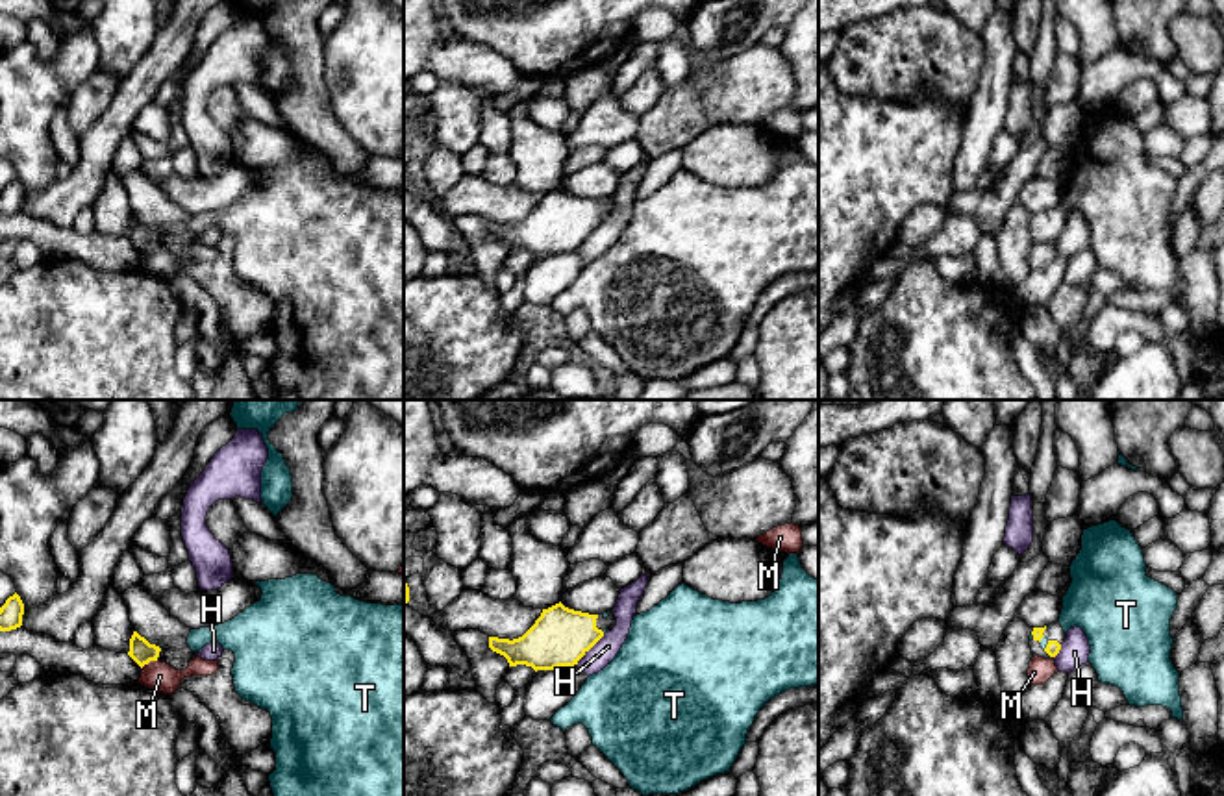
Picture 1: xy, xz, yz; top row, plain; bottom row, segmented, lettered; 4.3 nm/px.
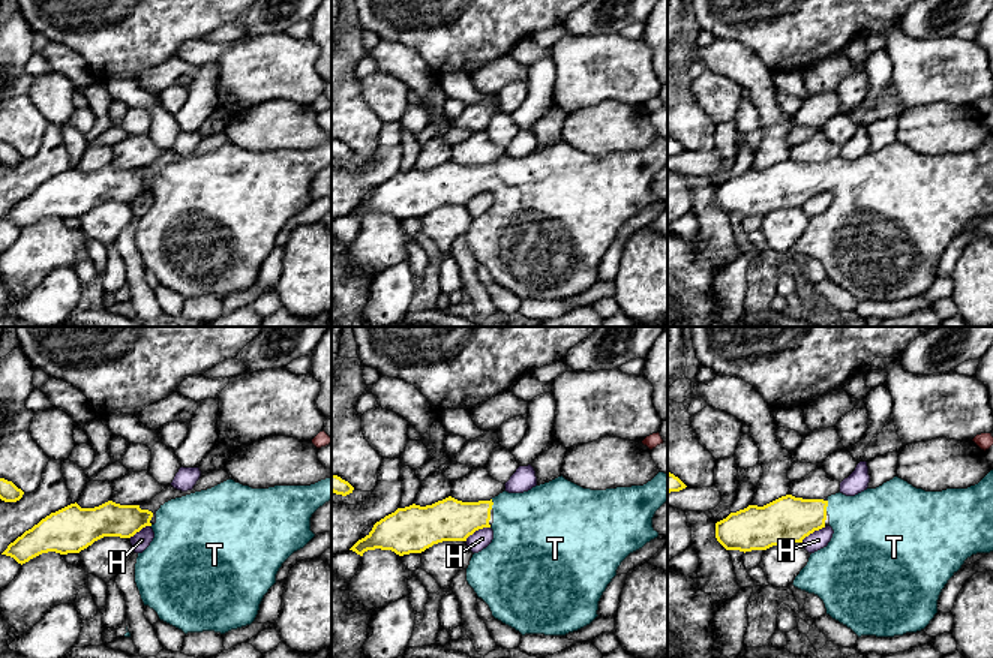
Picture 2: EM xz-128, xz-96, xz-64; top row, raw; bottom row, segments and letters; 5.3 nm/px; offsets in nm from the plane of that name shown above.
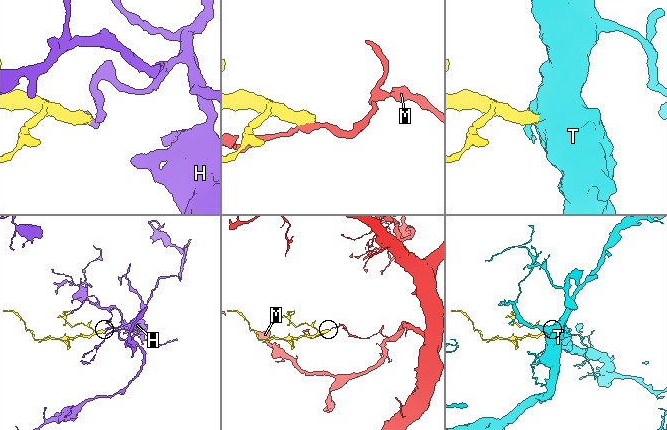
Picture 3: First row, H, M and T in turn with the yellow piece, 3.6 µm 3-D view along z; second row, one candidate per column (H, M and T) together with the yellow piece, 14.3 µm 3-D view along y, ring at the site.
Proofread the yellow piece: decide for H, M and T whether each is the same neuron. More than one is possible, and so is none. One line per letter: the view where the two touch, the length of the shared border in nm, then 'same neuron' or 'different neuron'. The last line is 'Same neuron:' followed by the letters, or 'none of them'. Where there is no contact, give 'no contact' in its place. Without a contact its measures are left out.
H: meets yellow in xz; contact 190 nm long; different neuron
M: meets yellow in xy; contact 80 nm long; different neuron
T: meets yellow in yz; contact 50 nm long; same neuron
Same neuron: T

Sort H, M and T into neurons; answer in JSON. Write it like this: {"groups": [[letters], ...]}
{"groups": [["H"], ["M"], ["T"]]}

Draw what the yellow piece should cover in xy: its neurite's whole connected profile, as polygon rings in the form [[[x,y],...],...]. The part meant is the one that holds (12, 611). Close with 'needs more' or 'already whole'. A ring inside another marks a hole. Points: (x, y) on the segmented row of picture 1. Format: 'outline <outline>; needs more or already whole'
outline [[[15,592],[0,607],[0,631],[11,631],[22,626],[24,603]]]; already whole

